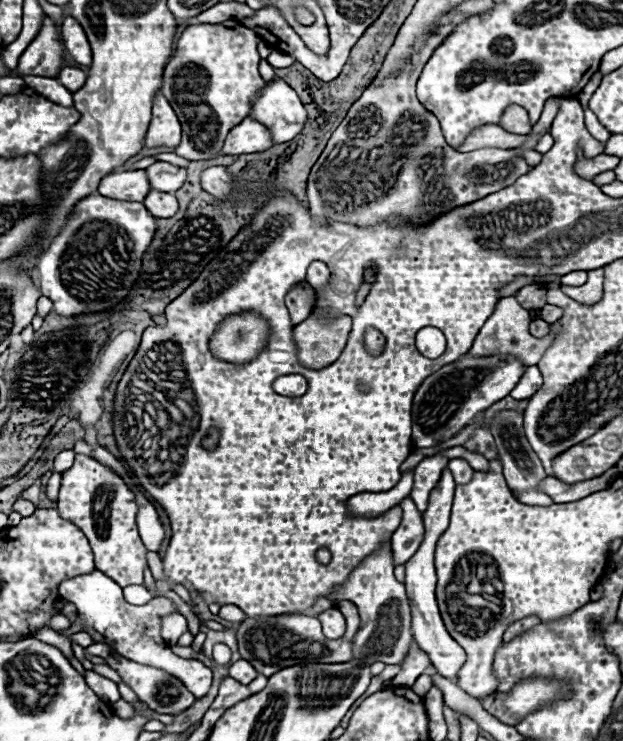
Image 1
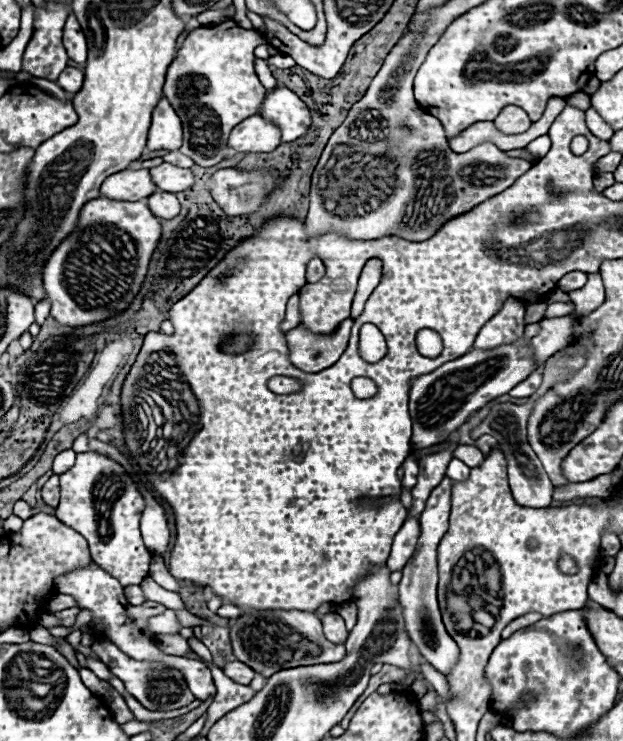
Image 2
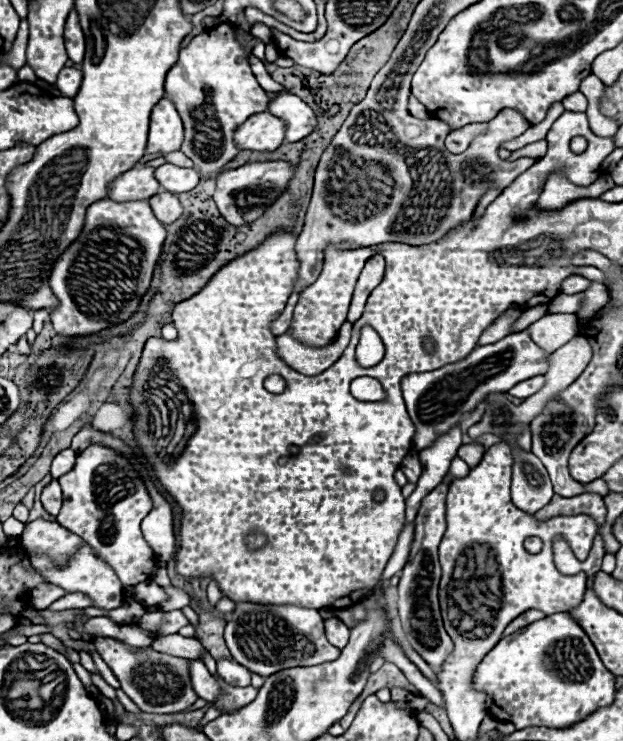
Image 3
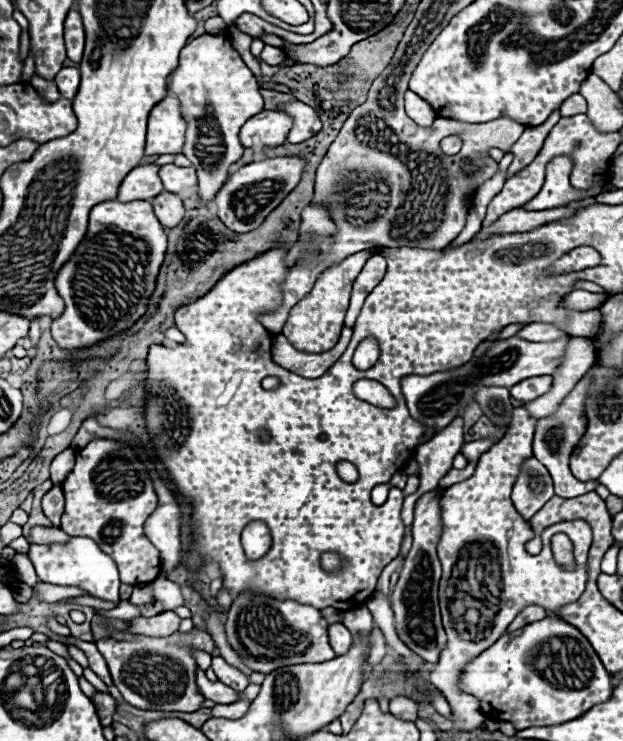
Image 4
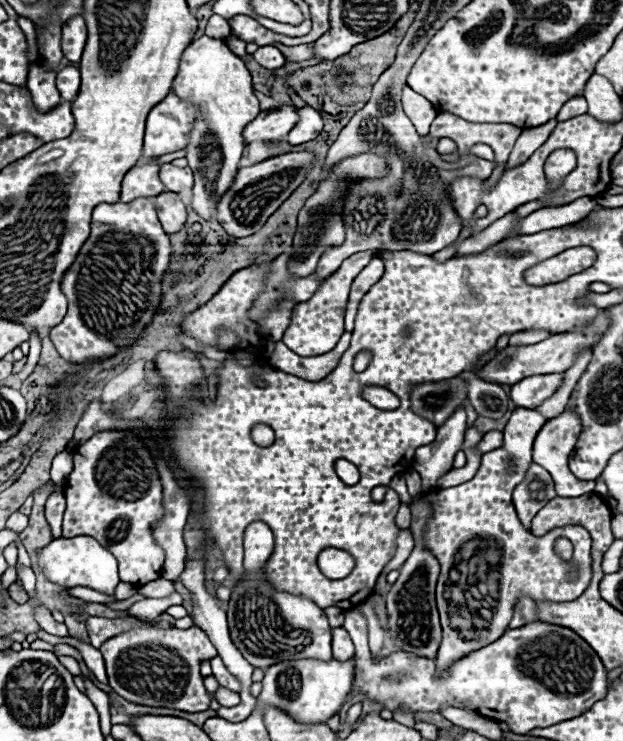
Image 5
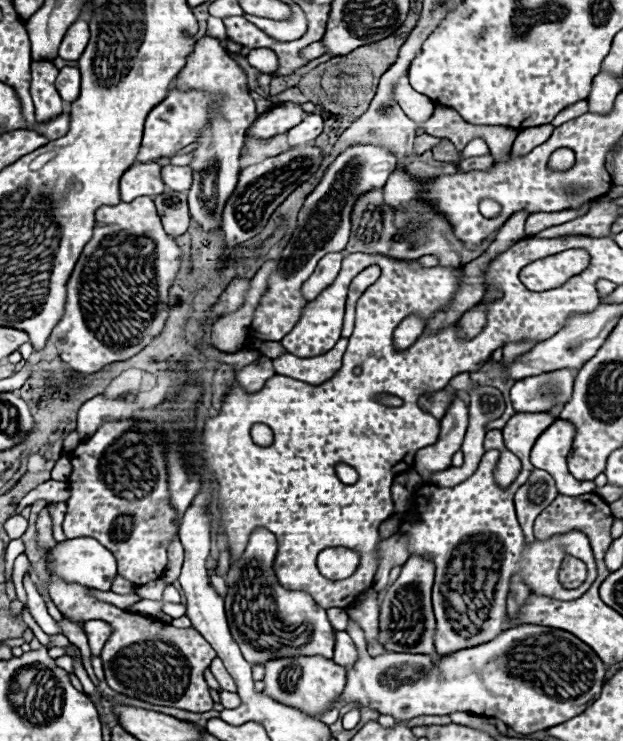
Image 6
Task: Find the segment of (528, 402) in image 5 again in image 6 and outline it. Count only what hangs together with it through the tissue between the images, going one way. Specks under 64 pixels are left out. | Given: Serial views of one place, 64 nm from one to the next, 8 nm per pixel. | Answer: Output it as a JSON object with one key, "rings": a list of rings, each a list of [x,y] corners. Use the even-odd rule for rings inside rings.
{"rings":[[[556,370],[514,382],[510,390],[512,406],[516,412],[546,412],[558,402],[568,402],[574,384],[572,376],[572,370]]]}

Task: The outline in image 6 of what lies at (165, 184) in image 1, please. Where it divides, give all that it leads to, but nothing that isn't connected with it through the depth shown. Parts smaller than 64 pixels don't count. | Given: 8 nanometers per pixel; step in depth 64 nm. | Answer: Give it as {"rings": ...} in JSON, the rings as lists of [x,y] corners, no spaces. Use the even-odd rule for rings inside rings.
{"rings":[[[164,166],[162,168],[162,180],[170,190],[176,192],[188,192],[192,184],[192,168],[190,166]]]}

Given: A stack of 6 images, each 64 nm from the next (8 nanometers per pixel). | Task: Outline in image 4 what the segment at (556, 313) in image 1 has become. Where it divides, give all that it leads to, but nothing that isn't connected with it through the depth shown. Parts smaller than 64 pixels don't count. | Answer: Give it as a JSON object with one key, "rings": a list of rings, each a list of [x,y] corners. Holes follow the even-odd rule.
{"rings":[[[574,290],[568,296],[564,296],[562,306],[566,310],[590,310],[590,308],[598,308],[602,306],[606,298],[602,294],[592,294],[586,290]]]}

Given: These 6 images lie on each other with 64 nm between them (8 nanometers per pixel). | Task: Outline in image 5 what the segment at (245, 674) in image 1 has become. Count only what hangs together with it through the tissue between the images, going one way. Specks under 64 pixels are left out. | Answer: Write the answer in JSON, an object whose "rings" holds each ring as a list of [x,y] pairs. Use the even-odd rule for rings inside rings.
{"rings":[[[216,656],[216,658],[212,658],[212,674],[216,676],[216,680],[220,682],[220,686],[224,686],[224,688],[228,688],[228,690],[236,690],[236,692],[240,692],[242,690],[242,684],[240,684],[240,680],[234,676],[234,674],[230,674],[228,672],[228,668],[222,664],[222,660]]]}

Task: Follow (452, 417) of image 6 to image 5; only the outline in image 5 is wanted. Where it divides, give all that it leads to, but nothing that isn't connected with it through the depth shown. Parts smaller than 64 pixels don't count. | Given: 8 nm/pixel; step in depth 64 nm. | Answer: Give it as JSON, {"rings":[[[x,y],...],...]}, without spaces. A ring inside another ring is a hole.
{"rings":[[[458,408],[444,426],[436,430],[436,440],[428,446],[420,446],[414,456],[414,468],[422,476],[422,490],[436,488],[440,476],[452,470],[452,462],[458,450],[462,450],[466,432],[466,414]]]}

